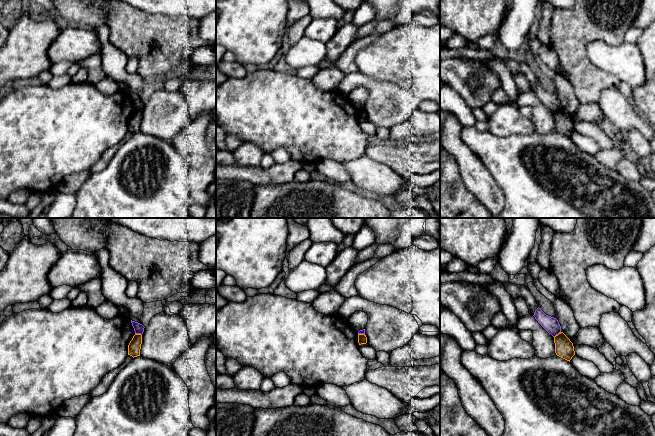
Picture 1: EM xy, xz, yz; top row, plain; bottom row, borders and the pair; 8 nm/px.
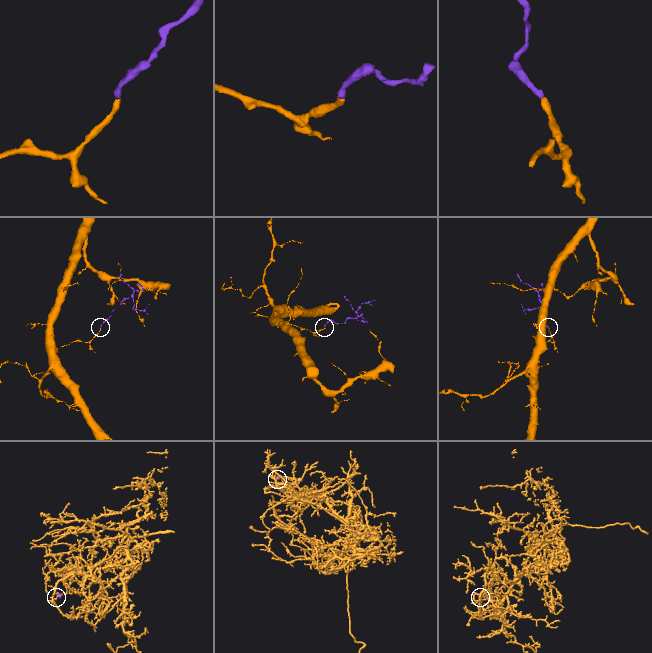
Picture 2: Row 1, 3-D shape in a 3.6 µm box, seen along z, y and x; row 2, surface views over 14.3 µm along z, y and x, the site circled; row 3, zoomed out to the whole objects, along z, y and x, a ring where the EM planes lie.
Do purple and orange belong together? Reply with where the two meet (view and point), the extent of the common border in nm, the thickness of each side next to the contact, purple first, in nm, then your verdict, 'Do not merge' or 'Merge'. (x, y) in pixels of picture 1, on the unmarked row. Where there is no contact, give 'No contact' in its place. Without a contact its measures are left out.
Touches purple at yz (557, 110). Shared border 80 nm. Thickness 120 nm (purple) against 150 nm. Do not merge

